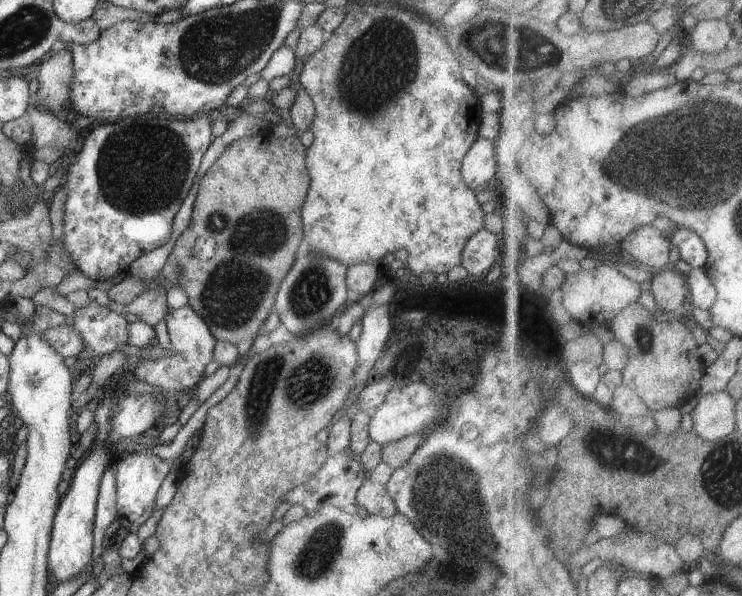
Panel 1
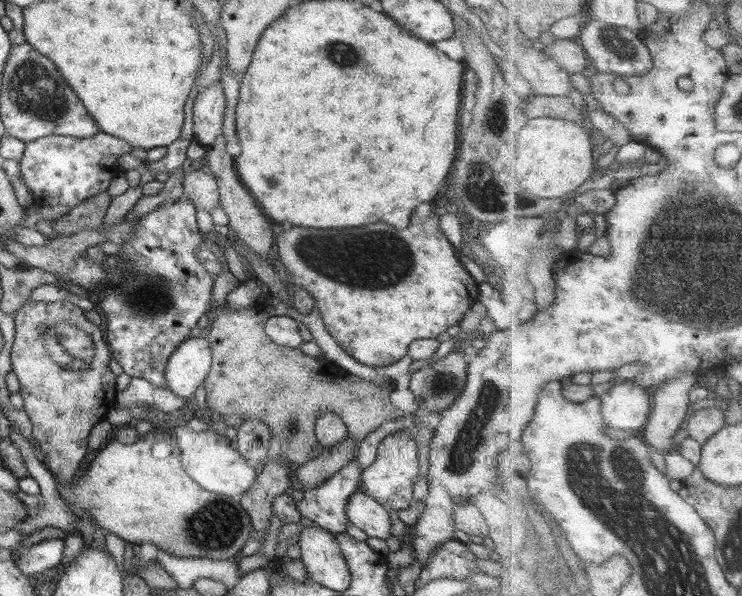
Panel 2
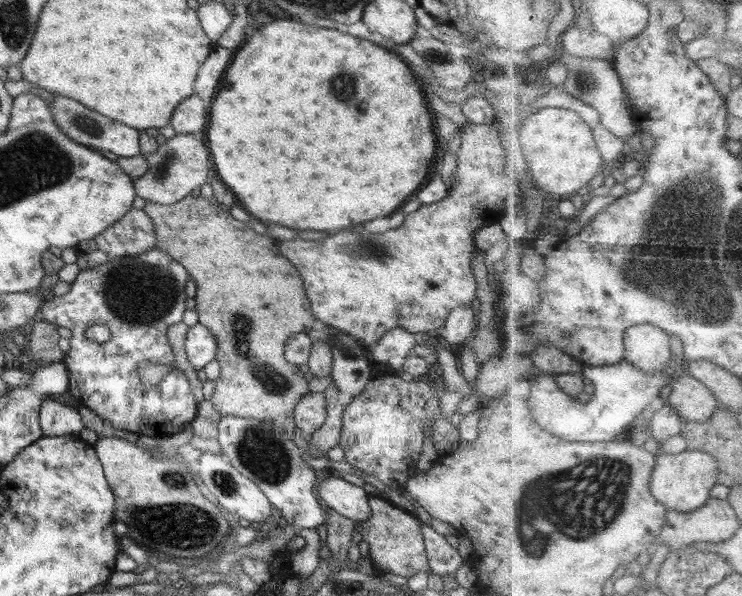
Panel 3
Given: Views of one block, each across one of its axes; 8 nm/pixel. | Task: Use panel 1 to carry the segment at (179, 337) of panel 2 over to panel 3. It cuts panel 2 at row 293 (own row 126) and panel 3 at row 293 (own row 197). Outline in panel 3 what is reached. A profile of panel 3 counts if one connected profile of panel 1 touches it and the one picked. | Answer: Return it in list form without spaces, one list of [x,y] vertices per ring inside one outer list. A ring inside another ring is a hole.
[[[154,248],[144,253],[118,257],[112,261],[106,261],[106,263],[100,264],[96,267],[81,270],[78,273],[76,280],[70,283],[70,290],[68,293],[61,296],[48,295],[44,297],[42,306],[40,306],[40,312],[42,312],[44,320],[55,324],[57,327],[64,326],[64,328],[71,330],[72,337],[69,338],[71,347],[68,353],[65,354],[64,358],[62,358],[64,366],[68,367],[68,377],[70,377],[70,387],[67,389],[67,391],[73,398],[76,398],[76,400],[80,401],[80,405],[93,410],[96,415],[103,419],[107,425],[107,428],[136,432],[144,440],[153,441],[162,437],[172,437],[174,434],[183,432],[187,426],[191,425],[191,423],[198,417],[198,404],[191,393],[190,380],[188,380],[186,375],[184,375],[184,372],[173,367],[174,353],[172,353],[172,345],[170,344],[167,335],[167,330],[170,328],[170,326],[172,326],[172,324],[182,322],[182,316],[184,316],[184,312],[186,312],[185,302],[188,297],[186,296],[186,291],[184,291],[184,288],[186,288],[186,283],[190,279],[190,274],[188,274],[188,271],[184,268],[184,266],[174,261],[174,259],[172,259],[168,253],[160,250],[159,248]],[[94,324],[104,324],[104,326],[108,326],[112,336],[110,340],[104,343],[98,343],[87,338],[85,335],[86,328]],[[144,361],[171,367],[170,372],[166,374],[166,377],[164,377],[164,379],[162,379],[162,381],[160,381],[160,383],[158,383],[158,385],[151,390],[145,390],[145,387],[143,386],[142,381],[140,381],[140,377],[137,374],[138,363]]]

